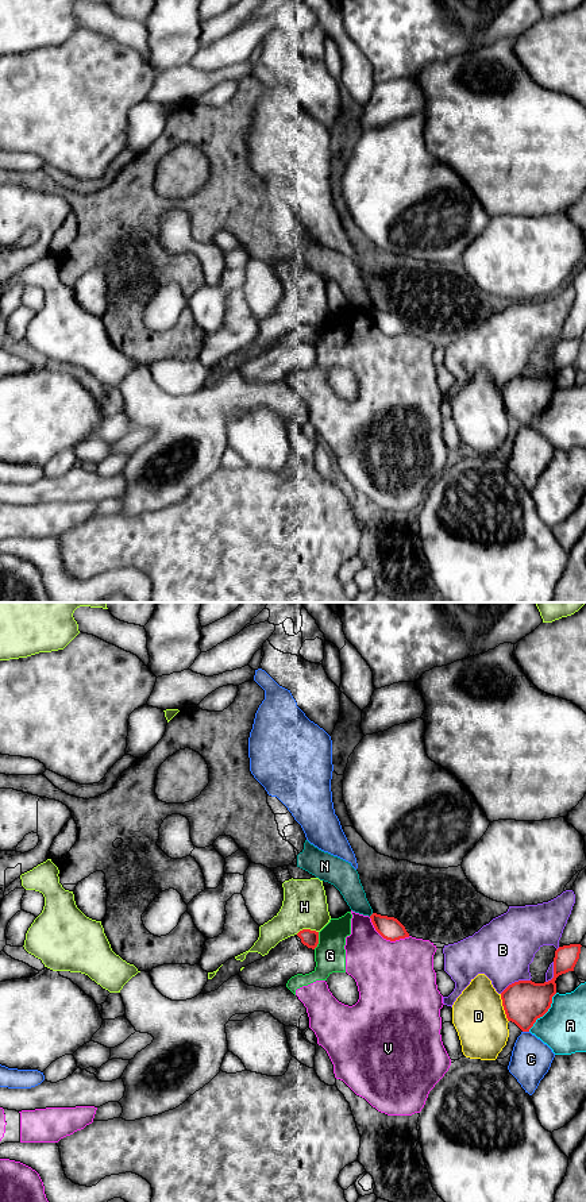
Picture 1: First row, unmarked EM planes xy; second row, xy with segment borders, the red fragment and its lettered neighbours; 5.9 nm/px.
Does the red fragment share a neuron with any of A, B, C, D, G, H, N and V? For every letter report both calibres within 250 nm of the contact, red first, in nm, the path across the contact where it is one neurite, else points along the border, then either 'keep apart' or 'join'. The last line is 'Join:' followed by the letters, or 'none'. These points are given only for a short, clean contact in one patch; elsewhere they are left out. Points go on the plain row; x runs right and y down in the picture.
A: calibres 260 and 280 nm; keep apart
B: calibres 260 and 360 nm; keep apart
C: calibres 260 and 240 nm; keep apart
D: calibres 260 and 320 nm; keep apart
G: calibres 100 and 190 nm; border xy (319, 327), (319, 338), (313, 343); keep apart
H: calibres 100 and 260 nm; keep apart
N: calibres 140 and 150 nm; border xy (373, 308), (369, 311); keep apart
V: calibres 140 and 460 nm; keep apart
Join: none

